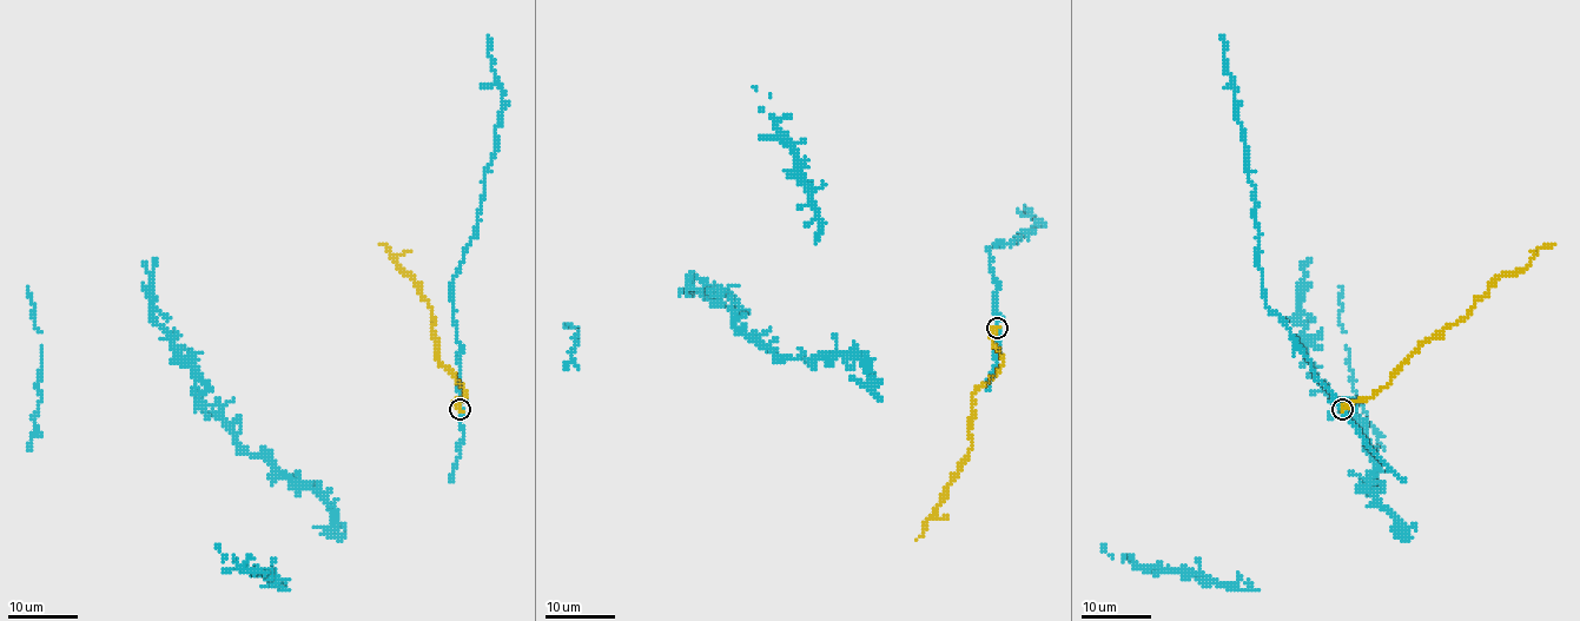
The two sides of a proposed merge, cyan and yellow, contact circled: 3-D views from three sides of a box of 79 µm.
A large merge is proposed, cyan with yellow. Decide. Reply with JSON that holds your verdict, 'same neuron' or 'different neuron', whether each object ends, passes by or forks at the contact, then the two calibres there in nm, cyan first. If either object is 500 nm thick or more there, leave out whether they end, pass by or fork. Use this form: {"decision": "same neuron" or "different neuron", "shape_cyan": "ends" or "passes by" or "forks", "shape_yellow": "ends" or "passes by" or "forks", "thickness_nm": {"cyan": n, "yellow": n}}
{"decision": "different neuron", "shape_cyan": "passes by", "shape_yellow": "ends", "thickness_nm": {"cyan": 170, "yellow": 420}}

